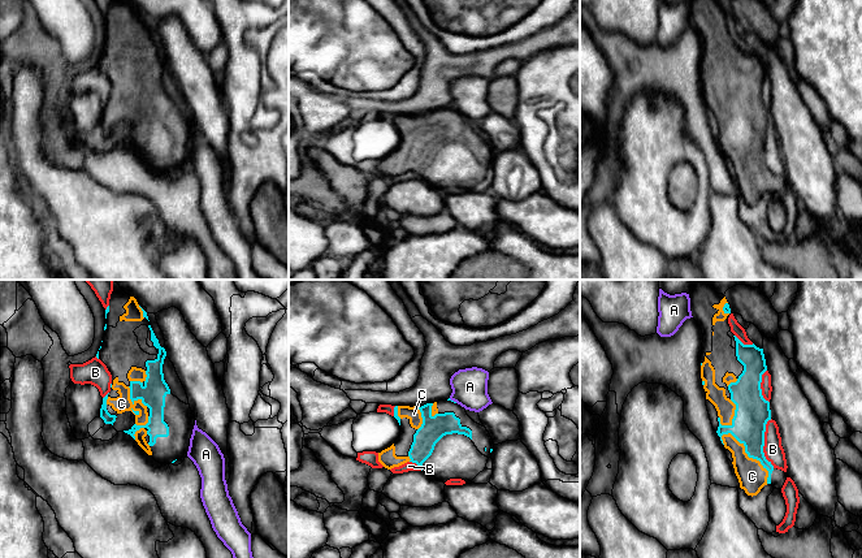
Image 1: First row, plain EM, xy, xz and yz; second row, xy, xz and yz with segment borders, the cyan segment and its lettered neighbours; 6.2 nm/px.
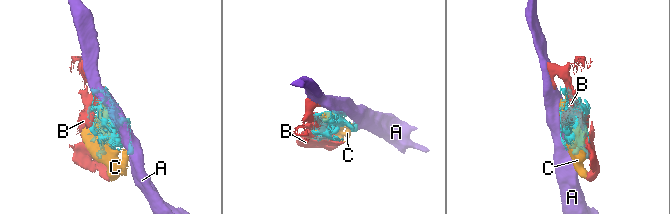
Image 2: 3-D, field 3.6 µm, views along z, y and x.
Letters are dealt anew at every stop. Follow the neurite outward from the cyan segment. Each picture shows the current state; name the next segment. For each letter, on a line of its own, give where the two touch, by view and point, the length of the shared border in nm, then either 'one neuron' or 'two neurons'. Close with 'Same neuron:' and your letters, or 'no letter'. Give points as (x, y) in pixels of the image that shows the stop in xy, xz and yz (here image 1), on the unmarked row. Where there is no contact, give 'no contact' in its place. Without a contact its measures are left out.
A: xz (453, 109) | 60 nm | two neurons
B: yz (763, 152) | 300 nm | one neuron
C: yz (749, 165) | 420 nm | one neuron
Same neuron: B, C

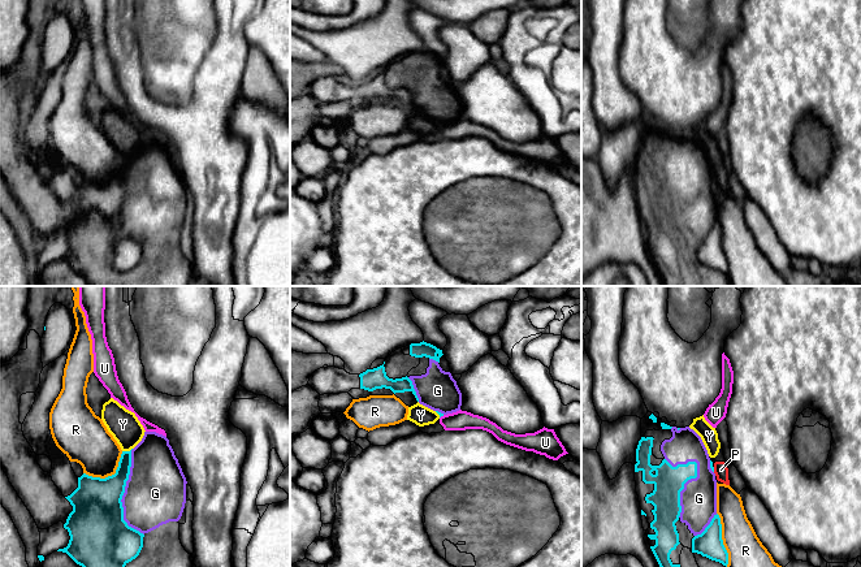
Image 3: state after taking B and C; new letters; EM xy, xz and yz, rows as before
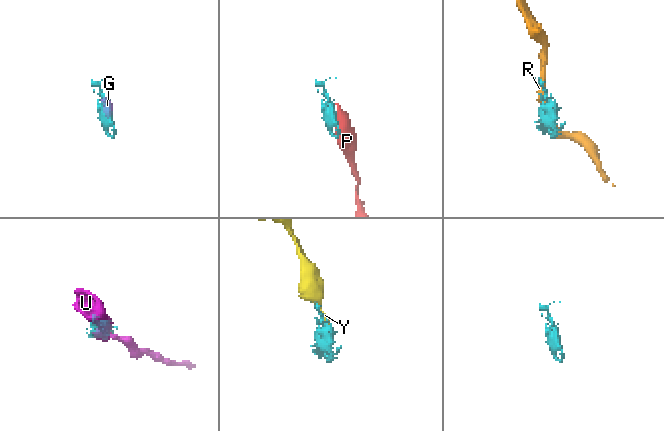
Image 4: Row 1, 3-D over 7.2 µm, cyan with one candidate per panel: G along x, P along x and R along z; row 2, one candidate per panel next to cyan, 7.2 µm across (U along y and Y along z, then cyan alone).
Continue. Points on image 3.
G: xy (122, 203) | 550 nm | one neuron
P: yz (713, 178) | 30 nm | two neurons
R: xy (109, 185) | 280 nm | two neurons
U: xz (441, 124) | 40 nm | two neurons
Y: xy (126, 160) | 70 nm | two neurons
Same neuron: G

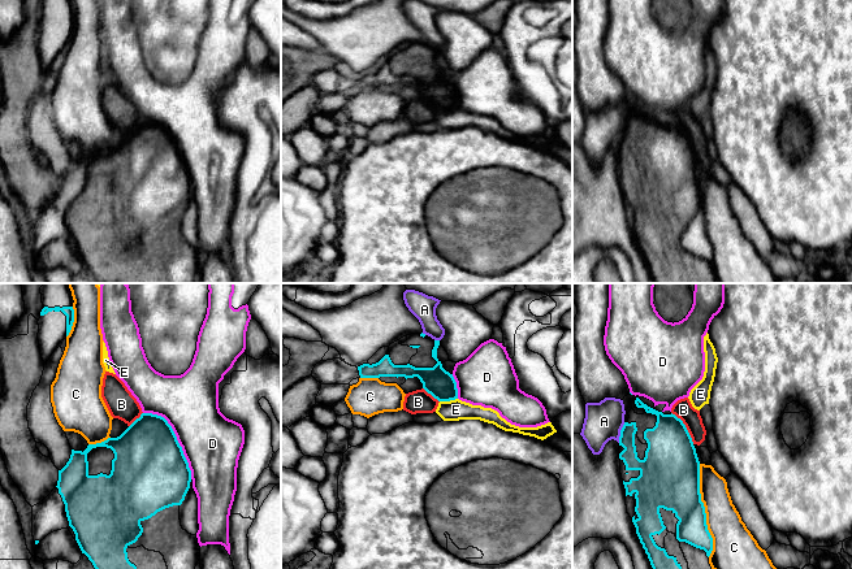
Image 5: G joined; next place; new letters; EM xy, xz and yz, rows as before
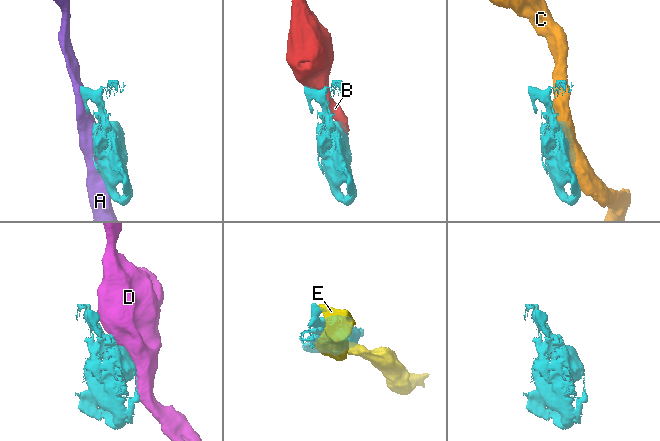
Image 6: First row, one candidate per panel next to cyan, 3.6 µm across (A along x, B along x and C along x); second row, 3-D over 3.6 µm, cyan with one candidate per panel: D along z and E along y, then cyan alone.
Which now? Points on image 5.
A: yz (621, 142) | 130 nm | two neurons
B: yz (686, 137) | 240 nm | two neurons
C: yz (704, 220) | 600 nm | two neurons
D: xy (176, 147) | 500 nm | two neurons
E: xz (448, 109) | 110 nm | two neurons
Same neuron: no letter

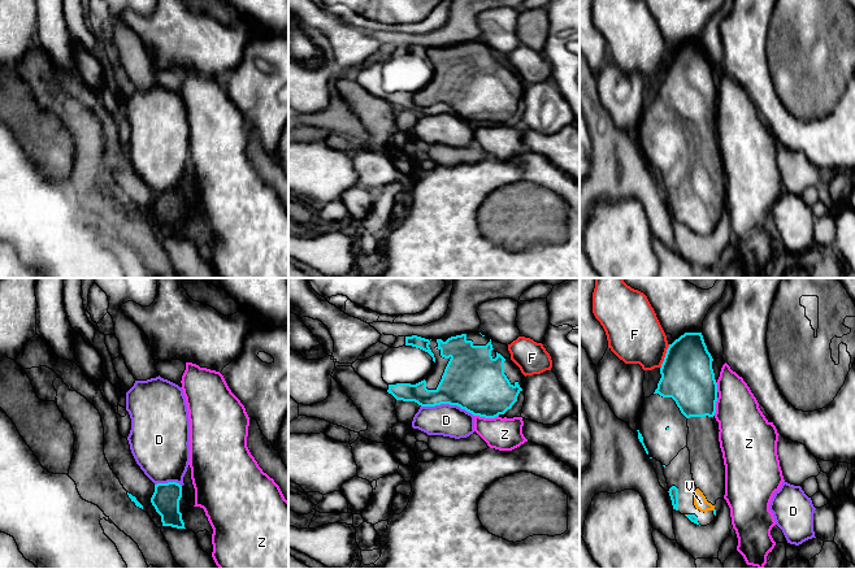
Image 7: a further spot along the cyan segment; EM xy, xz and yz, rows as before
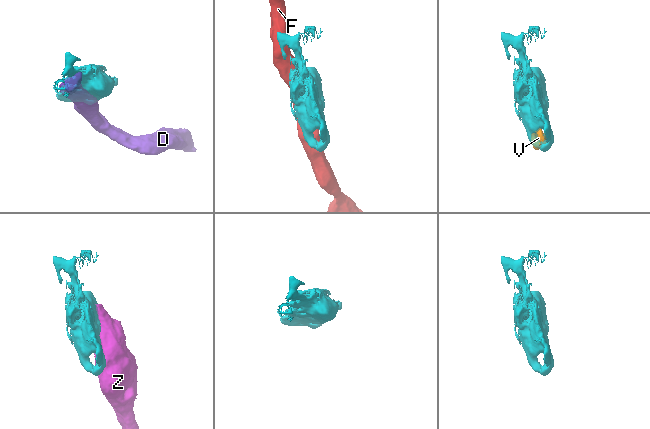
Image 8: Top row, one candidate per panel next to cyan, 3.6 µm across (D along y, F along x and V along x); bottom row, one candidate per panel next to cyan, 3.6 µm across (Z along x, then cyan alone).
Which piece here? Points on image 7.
D: xz (447, 112) | 340 nm | two neurons
F: yz (665, 65) | 160 nm | two neurons
V: no contact | one neuron
Z: xz (486, 126) | 150 nm | two neurons
Same neuron: V

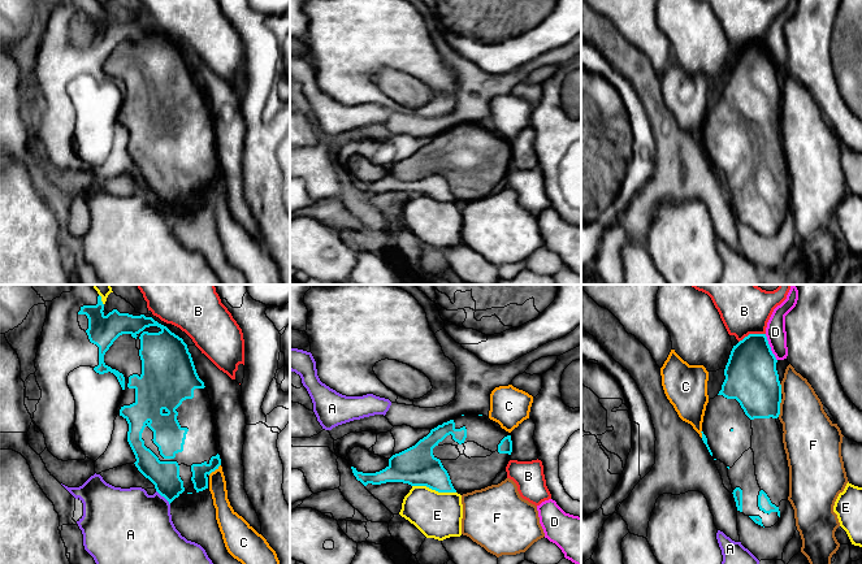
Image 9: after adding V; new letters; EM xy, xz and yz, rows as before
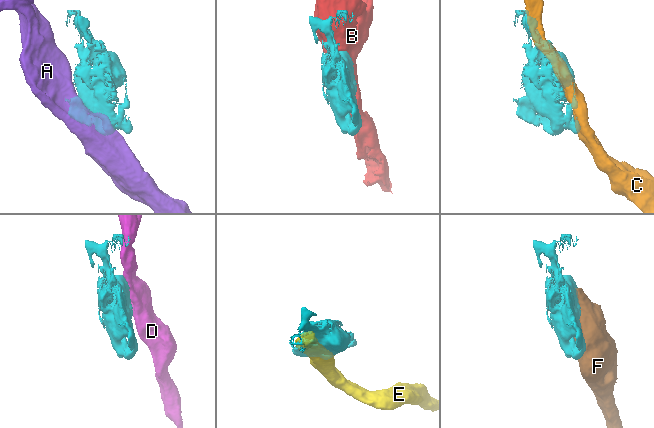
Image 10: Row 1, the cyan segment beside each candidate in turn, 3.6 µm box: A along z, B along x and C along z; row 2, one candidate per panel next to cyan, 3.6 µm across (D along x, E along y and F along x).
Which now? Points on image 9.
A: xy (164, 205) | 130 nm | two neurons
B: yz (752, 43) | 180 nm | two neurons
C: xy (213, 179) | 100 nm | two neurons
D: yz (770, 56) | 180 nm | two neurons
E: xz (434, 198) | 280 nm | two neurons
F: yz (779, 117) | 110 nm | two neurons
Same neuron: no letter

